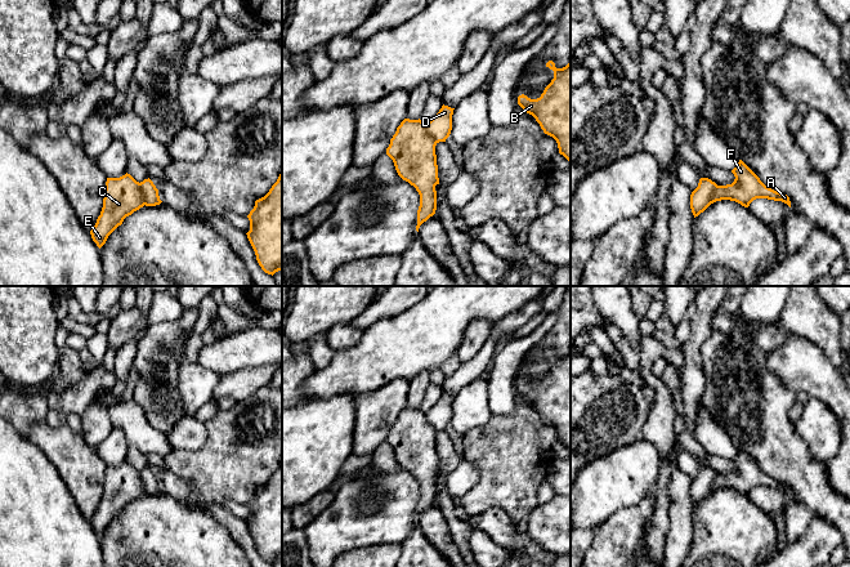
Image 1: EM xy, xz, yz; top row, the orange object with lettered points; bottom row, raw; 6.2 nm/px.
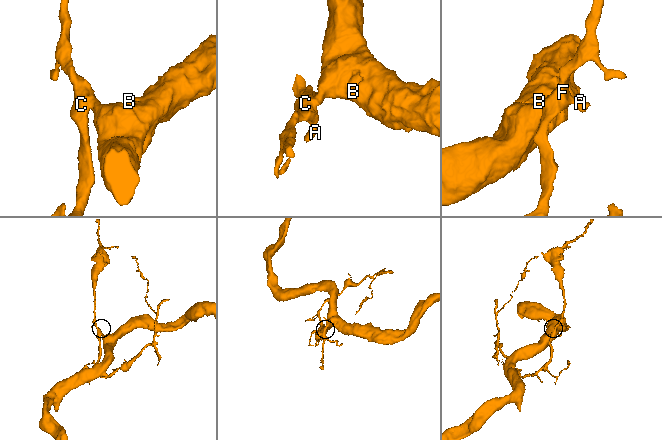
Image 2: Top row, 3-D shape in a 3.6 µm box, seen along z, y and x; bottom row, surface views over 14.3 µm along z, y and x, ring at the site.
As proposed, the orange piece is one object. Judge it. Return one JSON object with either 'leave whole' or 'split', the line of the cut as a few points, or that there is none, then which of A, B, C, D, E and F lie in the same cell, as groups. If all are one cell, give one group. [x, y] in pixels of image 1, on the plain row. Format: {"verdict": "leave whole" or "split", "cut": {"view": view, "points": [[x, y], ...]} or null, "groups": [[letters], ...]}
{"verdict": "split", "cut": {"view": "xy", "points": [[139, 472], [144, 492]]}, "groups": [["A", "C", "E", "F"], ["B", "D"]]}

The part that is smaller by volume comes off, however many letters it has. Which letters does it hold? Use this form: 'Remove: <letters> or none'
Remove: A, C, E, F

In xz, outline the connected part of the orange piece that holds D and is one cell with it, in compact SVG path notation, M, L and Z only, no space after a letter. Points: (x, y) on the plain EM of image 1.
M442 394L439 401L426 411L429 424L437 430L446 430L452 419L452 403L453 398L448 394Z

